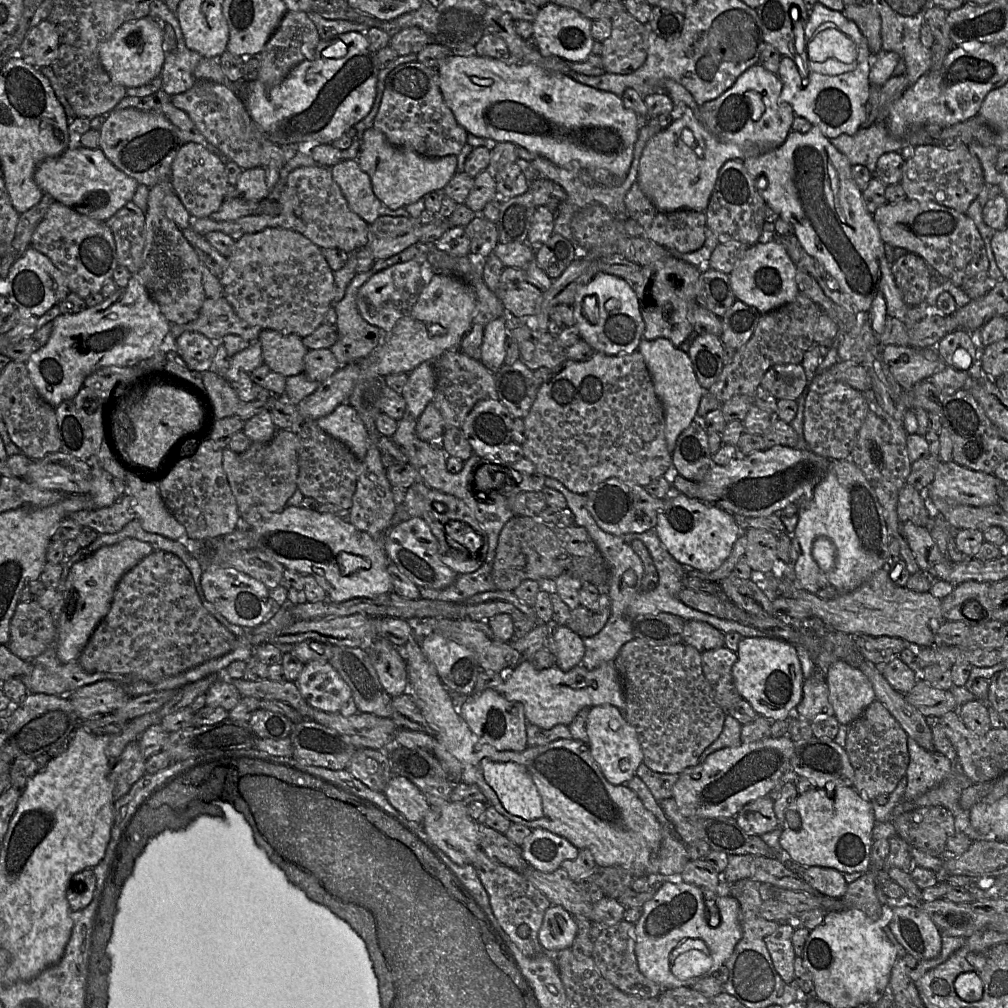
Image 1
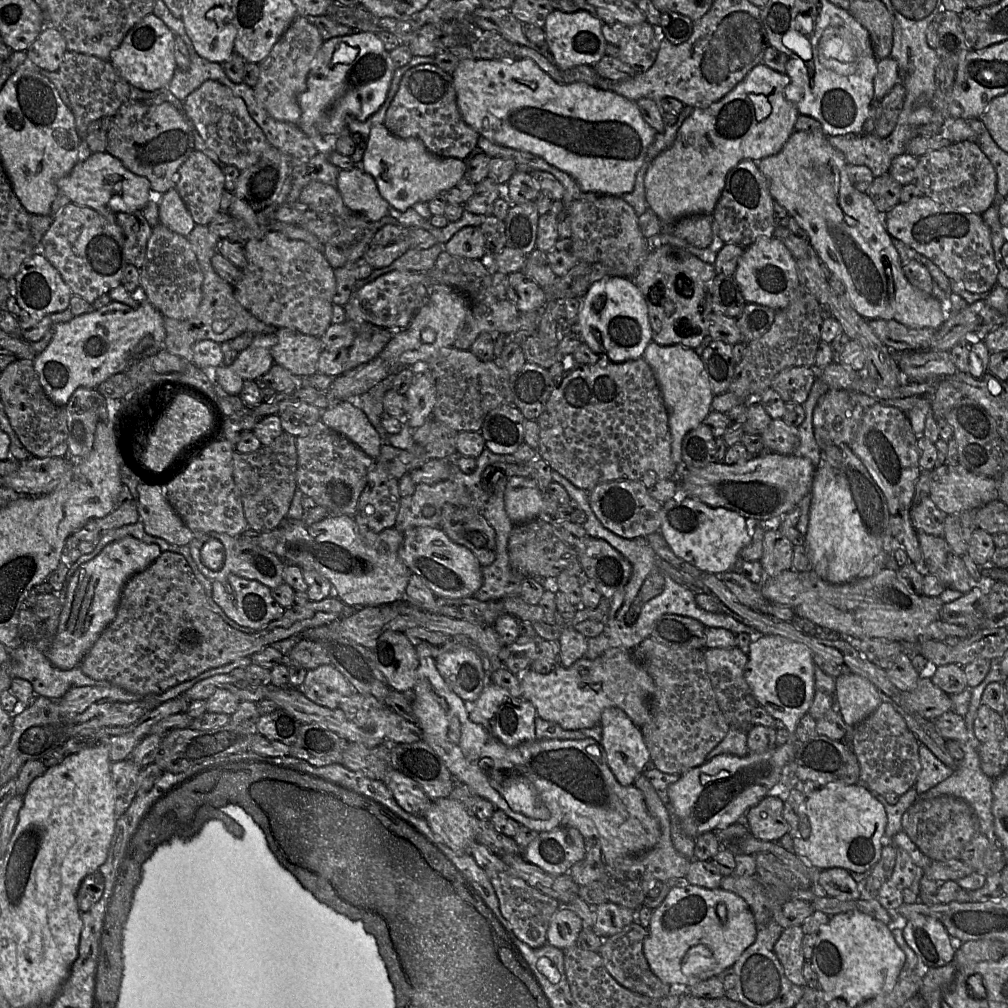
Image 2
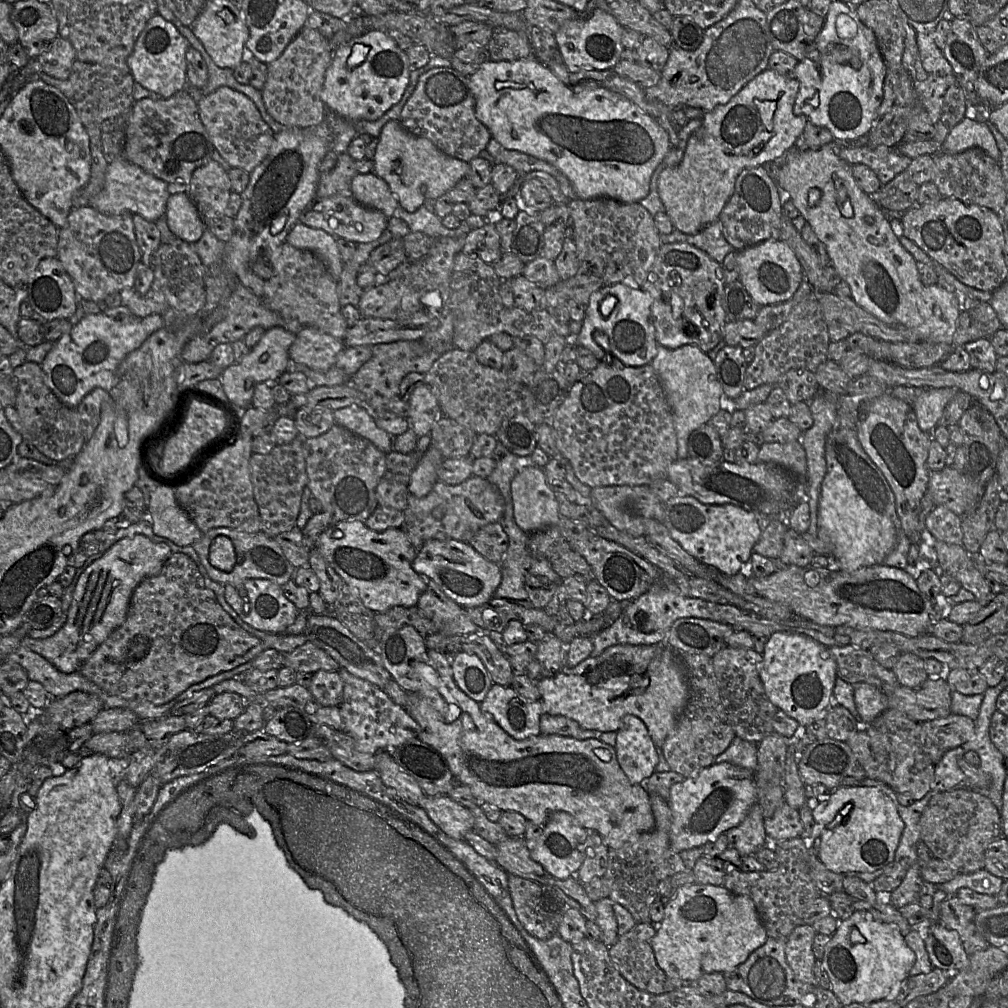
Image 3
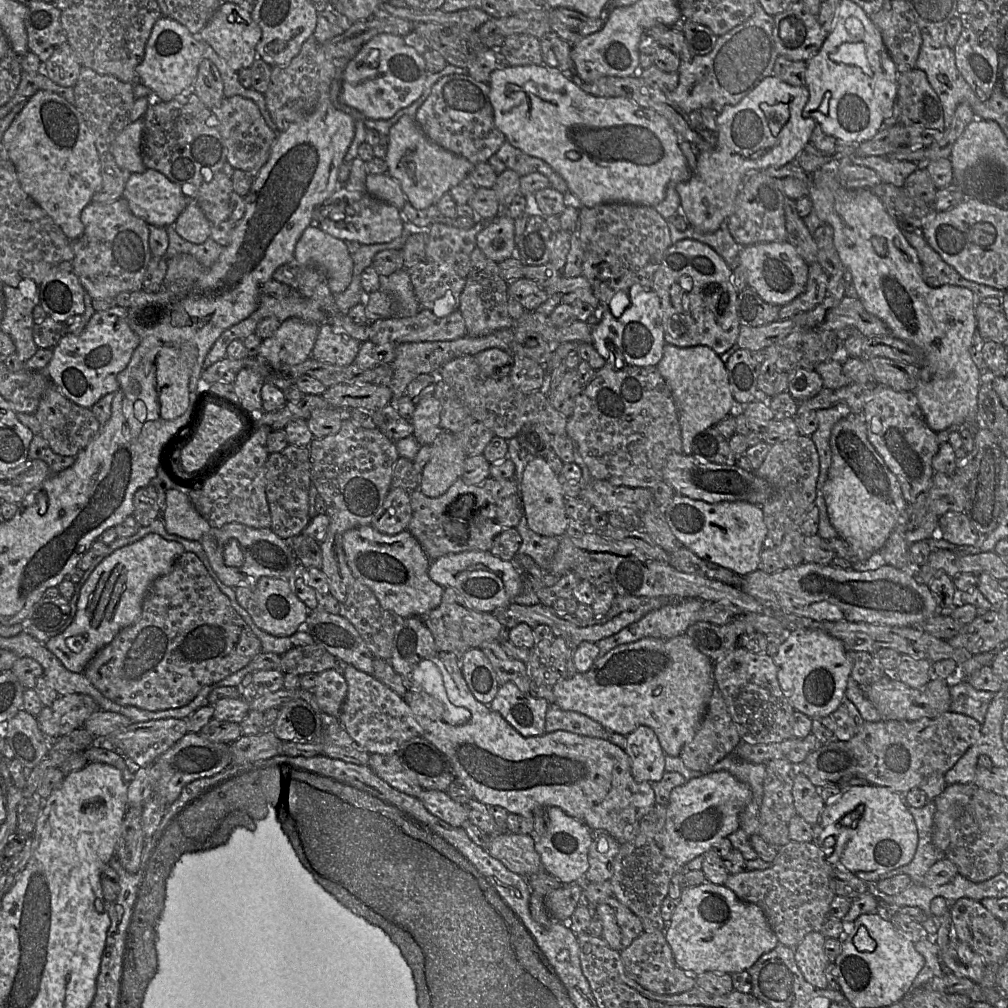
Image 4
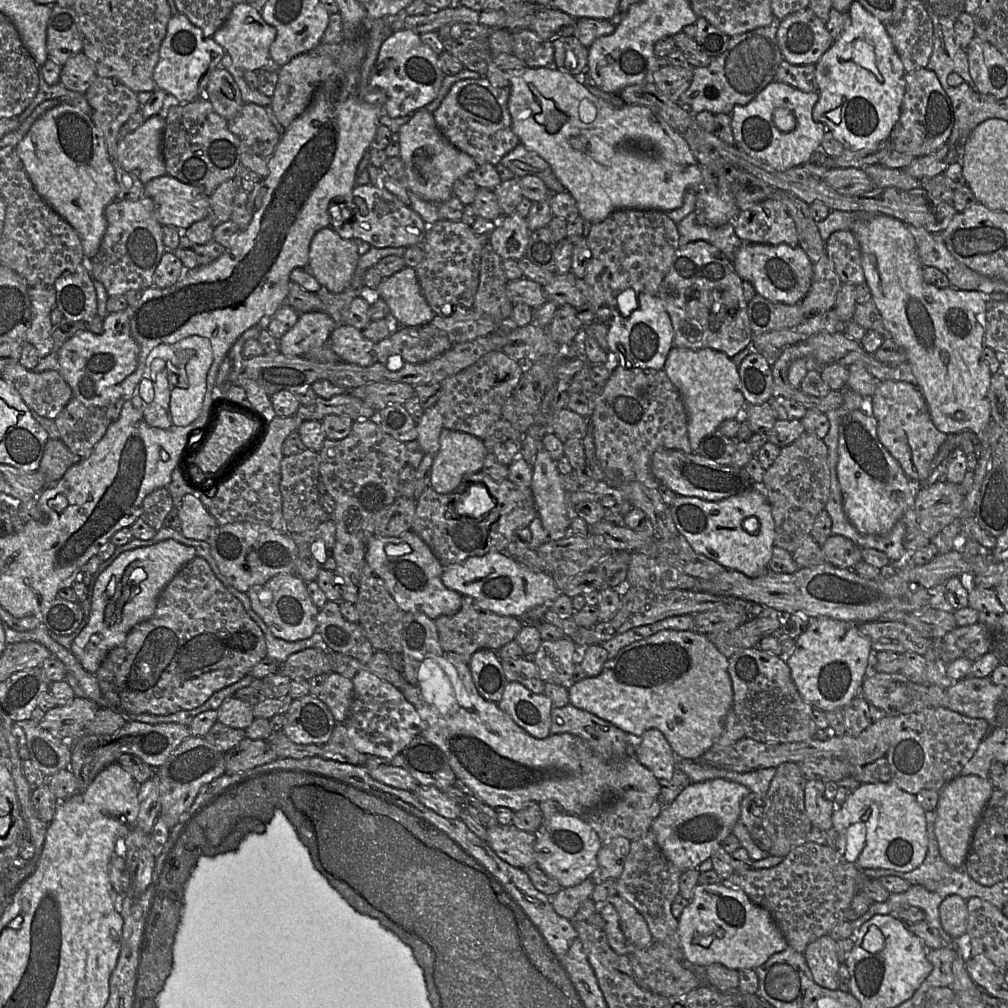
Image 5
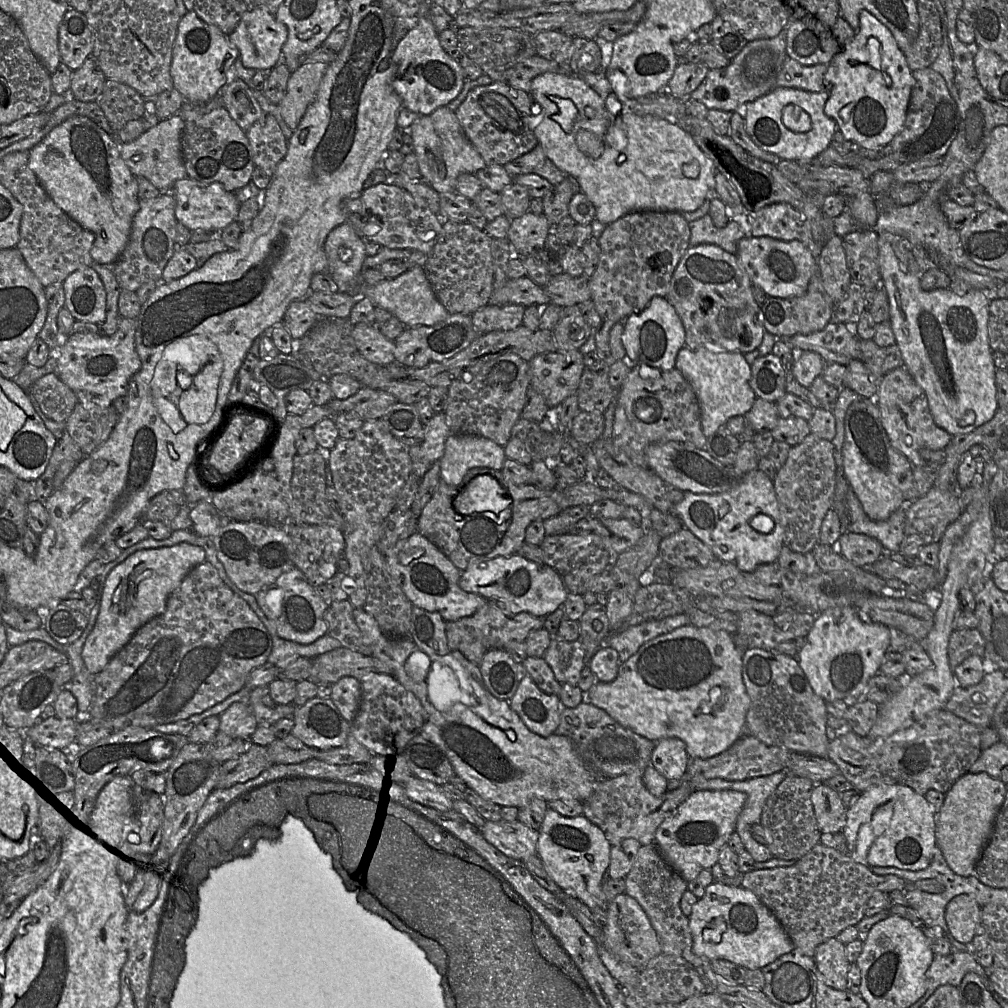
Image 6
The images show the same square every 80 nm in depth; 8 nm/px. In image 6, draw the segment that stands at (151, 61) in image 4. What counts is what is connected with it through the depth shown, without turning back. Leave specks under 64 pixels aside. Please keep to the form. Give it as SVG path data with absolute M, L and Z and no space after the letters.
M189 11L179 22L173 47L173 88L178 90L187 102L207 102L218 96L230 80L238 79L234 73L234 63L238 58L239 50L230 42L228 35L217 26L201 20L194 11Z

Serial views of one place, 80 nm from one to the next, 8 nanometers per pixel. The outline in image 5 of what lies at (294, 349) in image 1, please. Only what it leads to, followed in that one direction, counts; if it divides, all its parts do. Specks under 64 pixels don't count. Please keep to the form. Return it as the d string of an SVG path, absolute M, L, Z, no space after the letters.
M337 324L331 332L327 345L342 362L370 366L376 363L375 343L364 337L362 330L351 325Z

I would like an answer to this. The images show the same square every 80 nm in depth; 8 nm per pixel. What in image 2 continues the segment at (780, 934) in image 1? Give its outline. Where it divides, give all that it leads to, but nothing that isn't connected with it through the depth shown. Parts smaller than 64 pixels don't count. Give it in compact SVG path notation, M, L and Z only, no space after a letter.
M801 926L784 928L775 943L774 951L783 966L786 977L799 986L805 986L802 973L805 958L802 951L804 931Z

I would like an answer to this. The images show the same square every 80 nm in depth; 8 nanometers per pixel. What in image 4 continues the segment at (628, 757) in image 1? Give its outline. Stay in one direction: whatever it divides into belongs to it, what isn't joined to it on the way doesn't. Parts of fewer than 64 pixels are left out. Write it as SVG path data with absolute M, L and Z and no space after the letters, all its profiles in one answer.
M642 725L628 734L623 750L629 757L636 782L657 782L666 772L666 754L652 728Z

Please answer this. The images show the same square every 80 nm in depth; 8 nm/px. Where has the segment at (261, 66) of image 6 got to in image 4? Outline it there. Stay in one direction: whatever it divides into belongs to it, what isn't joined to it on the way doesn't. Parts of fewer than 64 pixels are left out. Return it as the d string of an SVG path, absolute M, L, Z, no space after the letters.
M223 2L199 35L233 70L239 71L250 68L258 57L256 47L262 31L253 20L250 10L239 4Z

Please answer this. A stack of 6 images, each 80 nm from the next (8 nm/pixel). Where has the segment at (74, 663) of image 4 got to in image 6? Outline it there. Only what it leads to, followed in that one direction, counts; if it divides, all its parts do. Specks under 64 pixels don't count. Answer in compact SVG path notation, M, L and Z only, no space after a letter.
M179 543L138 550L116 565L104 579L99 593L98 617L82 647L86 669L93 675L102 671L143 625L164 613L169 596L187 574L204 561L206 554L203 548Z

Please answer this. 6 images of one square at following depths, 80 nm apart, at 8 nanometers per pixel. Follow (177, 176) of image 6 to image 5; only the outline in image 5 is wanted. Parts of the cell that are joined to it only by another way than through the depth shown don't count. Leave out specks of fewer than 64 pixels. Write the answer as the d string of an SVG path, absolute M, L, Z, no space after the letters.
M161 113L146 119L139 128L118 141L116 154L120 166L144 184L167 174L161 153L164 128L165 115Z

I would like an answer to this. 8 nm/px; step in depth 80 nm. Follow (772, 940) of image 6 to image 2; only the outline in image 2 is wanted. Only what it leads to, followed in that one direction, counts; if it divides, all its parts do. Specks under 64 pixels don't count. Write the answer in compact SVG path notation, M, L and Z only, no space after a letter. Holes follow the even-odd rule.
M691 884L671 888L663 902L652 910L647 928L648 935L644 940L643 953L651 971L666 984L687 987L717 976L726 968L732 967L743 951L755 941L757 933L754 915L742 897L722 887L707 889ZM719 904L725 907L724 920L718 917L716 911Z

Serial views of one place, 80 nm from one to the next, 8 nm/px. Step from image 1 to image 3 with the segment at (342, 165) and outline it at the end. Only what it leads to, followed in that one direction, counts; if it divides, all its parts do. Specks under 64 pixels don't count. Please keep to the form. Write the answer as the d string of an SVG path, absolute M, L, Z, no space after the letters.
M358 173L351 182L351 196L360 204L379 210L388 218L394 216L394 210L401 207L389 185L375 173Z

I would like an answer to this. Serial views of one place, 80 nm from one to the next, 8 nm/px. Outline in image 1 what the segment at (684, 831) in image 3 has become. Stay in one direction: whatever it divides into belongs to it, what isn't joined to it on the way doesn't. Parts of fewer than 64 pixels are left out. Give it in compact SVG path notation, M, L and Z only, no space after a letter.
M785 735L778 738L770 736L755 742L741 743L737 747L719 749L710 754L703 763L688 767L679 774L672 789L672 798L686 817L734 818L746 804L767 796L777 782L789 773L794 747L795 744L789 735Z

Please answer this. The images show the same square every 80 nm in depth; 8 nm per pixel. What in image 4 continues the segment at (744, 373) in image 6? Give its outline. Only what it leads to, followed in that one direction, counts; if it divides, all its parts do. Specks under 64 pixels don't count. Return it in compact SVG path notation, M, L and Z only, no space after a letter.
M665 344L663 356L656 366L667 383L679 414L682 454L691 455L695 436L731 414L736 403L725 363L711 348L698 345L677 347Z

